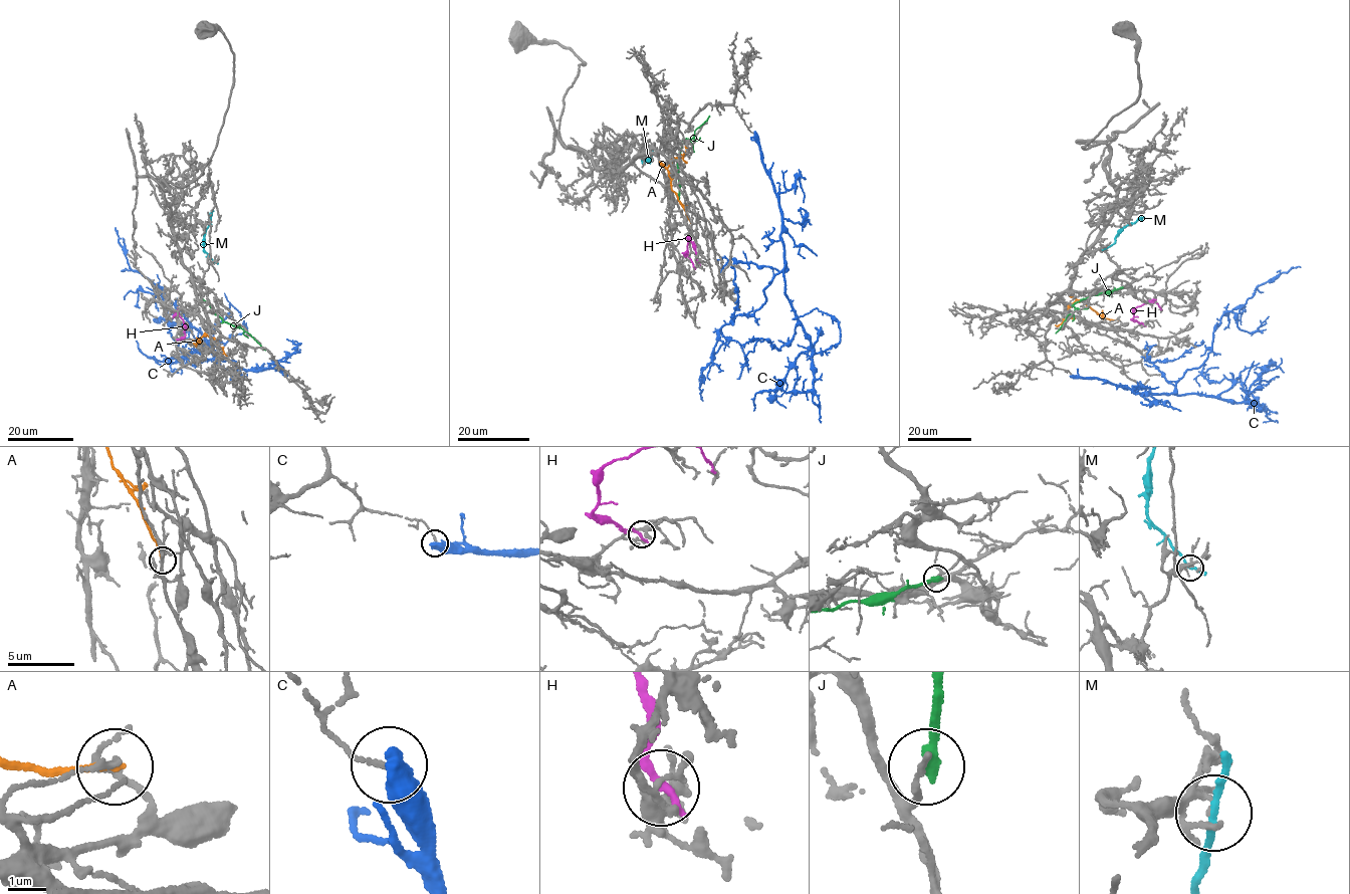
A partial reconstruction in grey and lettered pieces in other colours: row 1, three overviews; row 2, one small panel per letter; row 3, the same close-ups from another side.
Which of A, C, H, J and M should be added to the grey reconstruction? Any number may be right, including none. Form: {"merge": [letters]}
{"merge": []}

